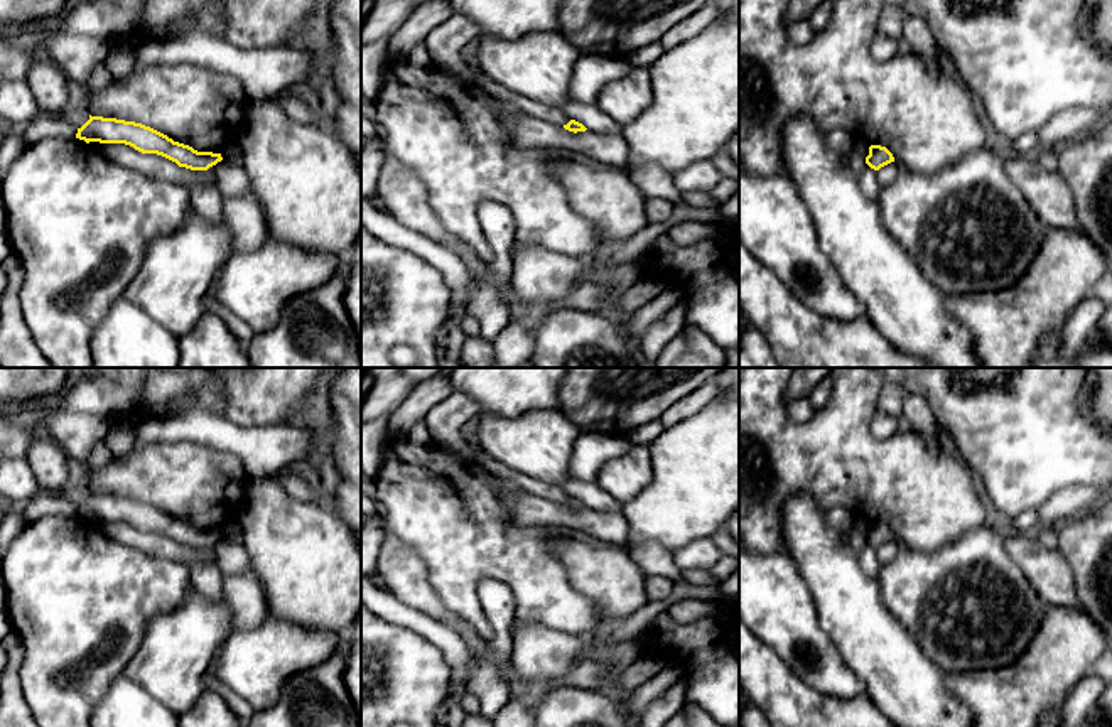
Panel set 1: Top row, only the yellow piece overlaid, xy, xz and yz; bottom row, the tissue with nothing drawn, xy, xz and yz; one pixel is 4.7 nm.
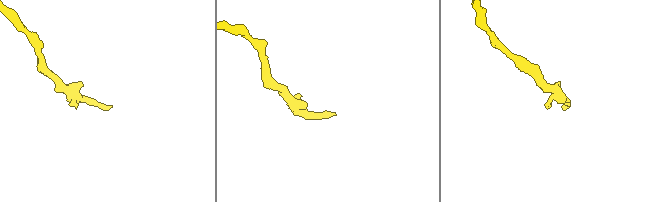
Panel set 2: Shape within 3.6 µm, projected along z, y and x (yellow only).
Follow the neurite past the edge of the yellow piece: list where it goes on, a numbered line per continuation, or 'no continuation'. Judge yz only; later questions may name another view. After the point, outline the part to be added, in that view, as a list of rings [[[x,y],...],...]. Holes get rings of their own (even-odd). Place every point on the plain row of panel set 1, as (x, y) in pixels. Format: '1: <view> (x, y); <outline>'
1: yz (868, 559); [[[866,543],[864,550],[859,553],[861,568],[874,580],[877,580],[877,574],[881,563],[877,560],[877,548]]]

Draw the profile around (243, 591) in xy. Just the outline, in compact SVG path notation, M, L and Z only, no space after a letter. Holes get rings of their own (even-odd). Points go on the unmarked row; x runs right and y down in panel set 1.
M251 565L241 574L224 575L223 594L233 609L233 631L255 629L268 617L267 597Z

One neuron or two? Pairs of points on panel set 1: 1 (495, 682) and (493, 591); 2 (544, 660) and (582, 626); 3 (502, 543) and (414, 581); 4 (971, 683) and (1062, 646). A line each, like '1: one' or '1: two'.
1: one
2: two
3: two
4: one

